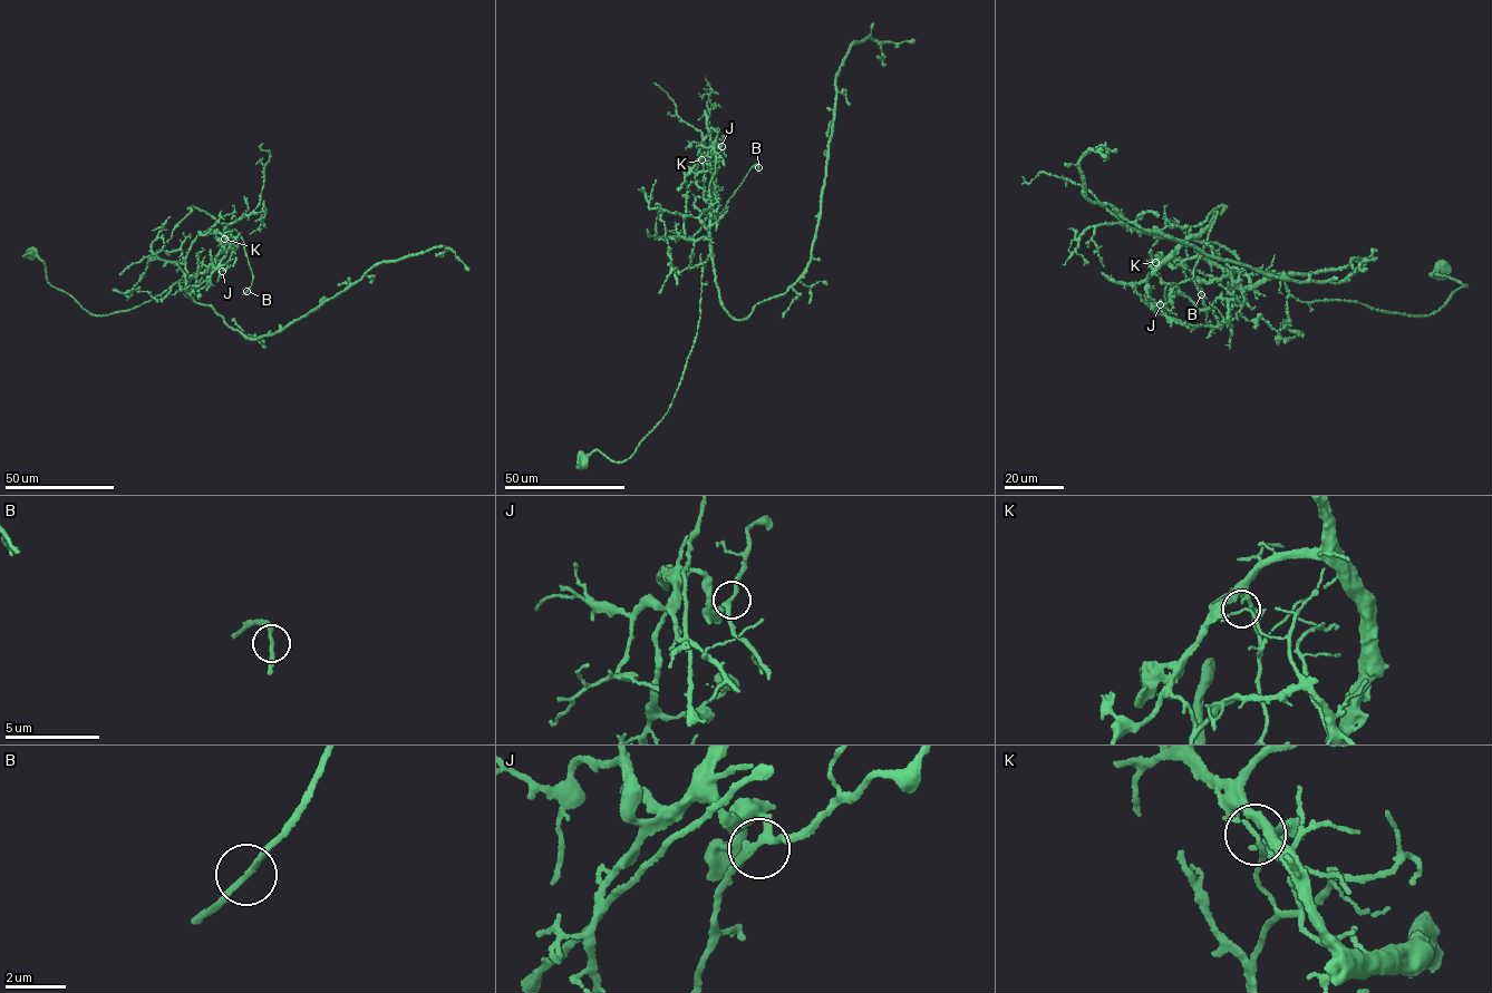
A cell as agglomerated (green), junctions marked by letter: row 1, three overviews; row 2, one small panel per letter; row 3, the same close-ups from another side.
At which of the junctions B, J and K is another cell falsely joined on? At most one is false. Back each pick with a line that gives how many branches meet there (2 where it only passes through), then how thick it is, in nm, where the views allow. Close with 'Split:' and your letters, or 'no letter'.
K: branches 2; calibre 120 nm
Split: K

